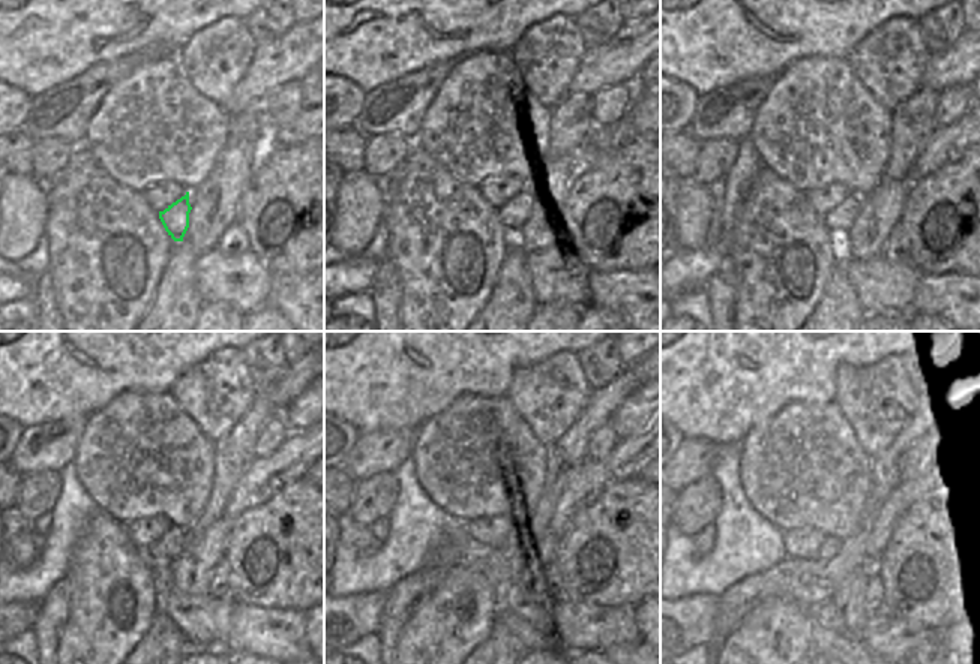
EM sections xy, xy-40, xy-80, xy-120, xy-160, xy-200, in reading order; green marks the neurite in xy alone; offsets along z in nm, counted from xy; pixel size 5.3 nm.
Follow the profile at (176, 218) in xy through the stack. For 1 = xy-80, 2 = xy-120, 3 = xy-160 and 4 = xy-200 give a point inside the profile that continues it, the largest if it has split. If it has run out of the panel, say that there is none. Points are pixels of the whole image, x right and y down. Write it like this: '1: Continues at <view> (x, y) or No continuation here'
1: Continues at xy-80 (839, 219)
2: Continues at xy-120 (173, 543)
3: Continues at xy-160 (509, 540)
4: Continues at xy-200 (830, 546).

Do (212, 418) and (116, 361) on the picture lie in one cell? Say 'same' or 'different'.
different

